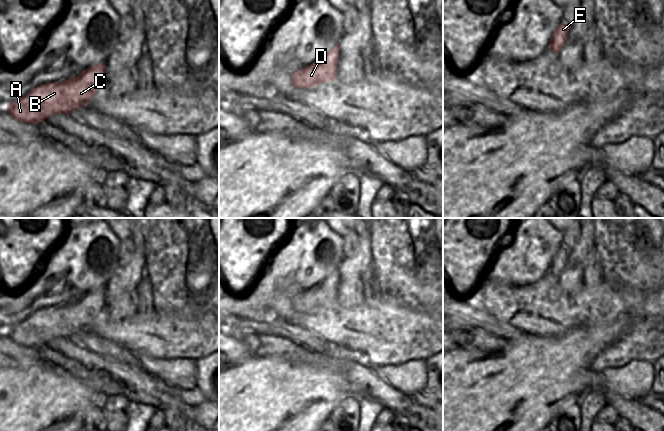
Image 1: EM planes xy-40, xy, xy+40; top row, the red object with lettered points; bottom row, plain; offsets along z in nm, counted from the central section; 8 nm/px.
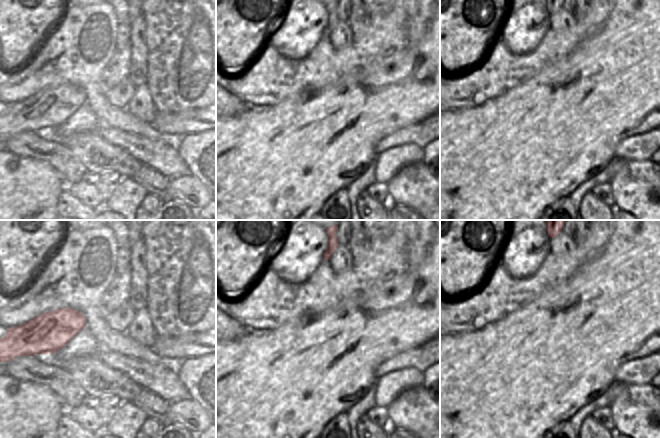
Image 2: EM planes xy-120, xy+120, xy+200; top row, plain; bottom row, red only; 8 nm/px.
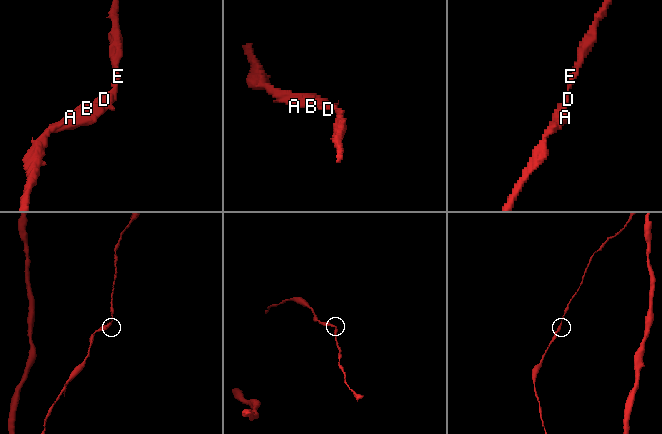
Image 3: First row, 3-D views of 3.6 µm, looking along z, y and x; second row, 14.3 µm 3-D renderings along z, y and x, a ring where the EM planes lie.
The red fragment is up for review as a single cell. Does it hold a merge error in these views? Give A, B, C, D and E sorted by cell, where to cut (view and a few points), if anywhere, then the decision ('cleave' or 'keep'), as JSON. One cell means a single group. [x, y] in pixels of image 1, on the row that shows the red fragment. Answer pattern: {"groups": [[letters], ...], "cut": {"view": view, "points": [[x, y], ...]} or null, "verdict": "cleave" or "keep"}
{"groups": [["A", "B", "C", "D", "E"]], "cut": null, "verdict": "keep"}

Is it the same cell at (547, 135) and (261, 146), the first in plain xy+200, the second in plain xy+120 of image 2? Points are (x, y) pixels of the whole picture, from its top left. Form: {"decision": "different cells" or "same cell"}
{"decision": "same cell"}

